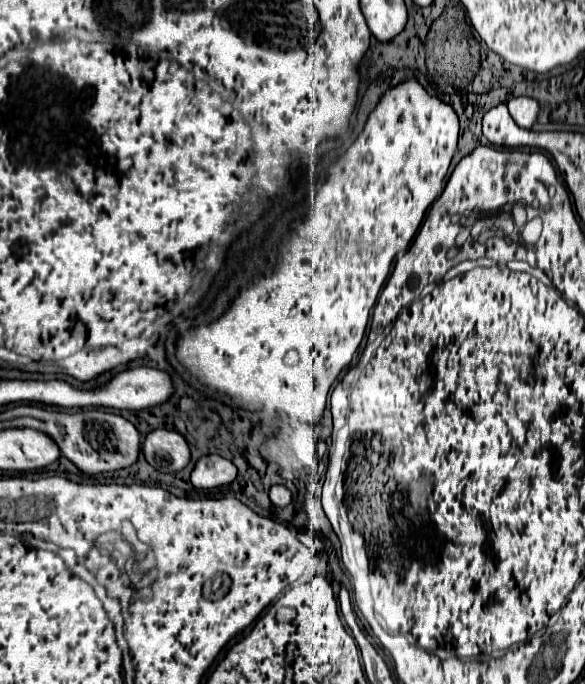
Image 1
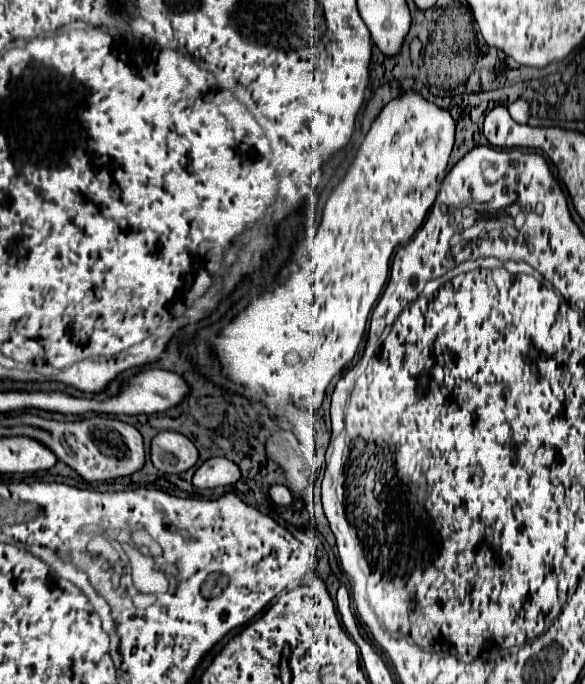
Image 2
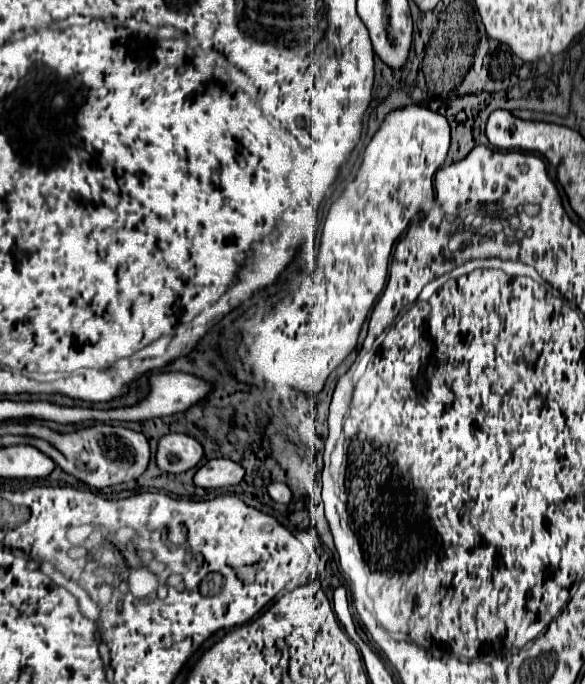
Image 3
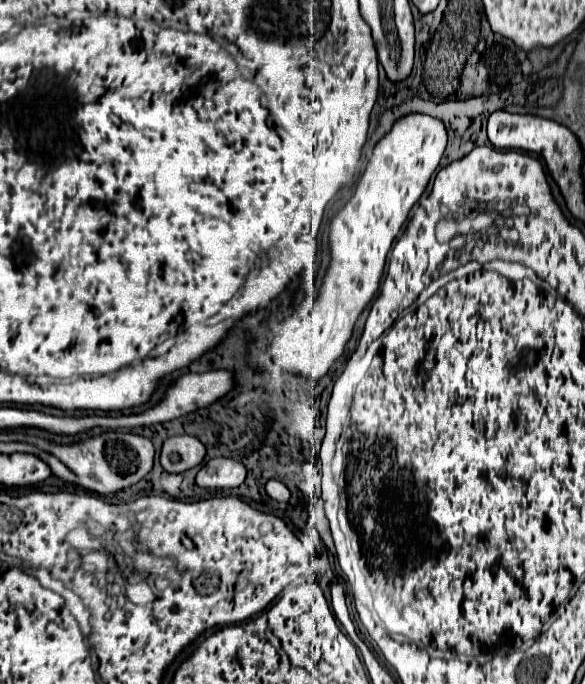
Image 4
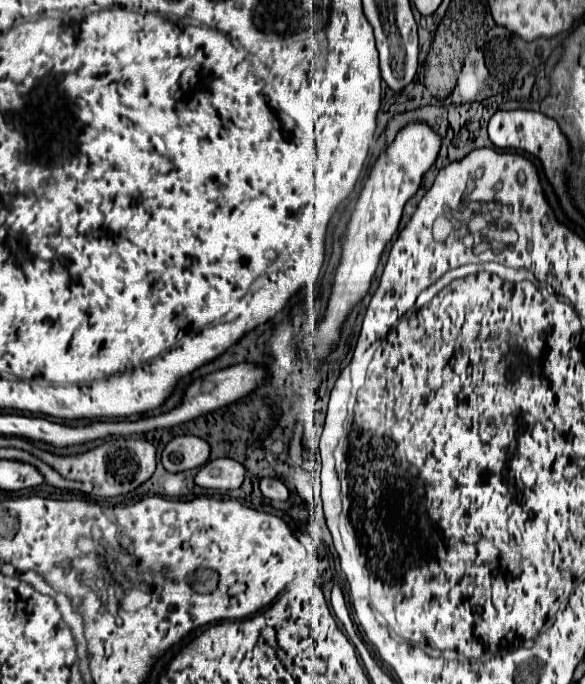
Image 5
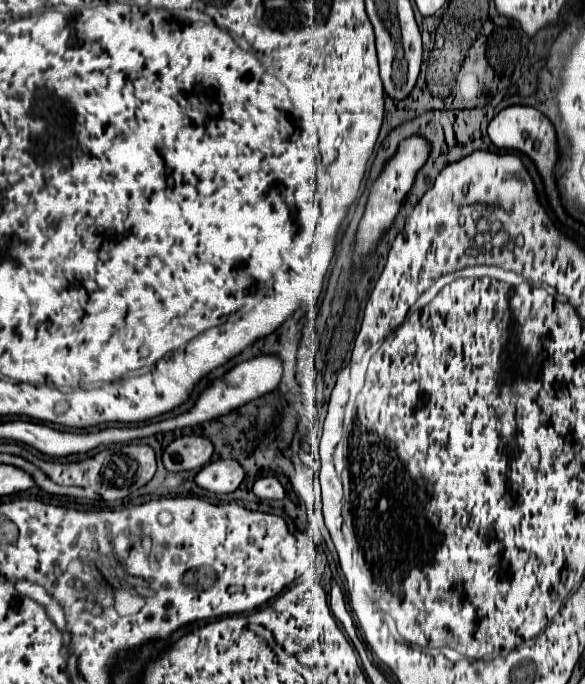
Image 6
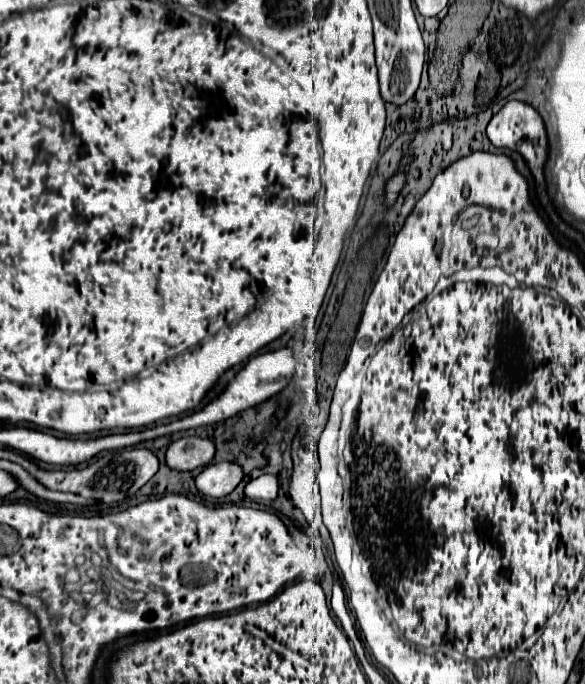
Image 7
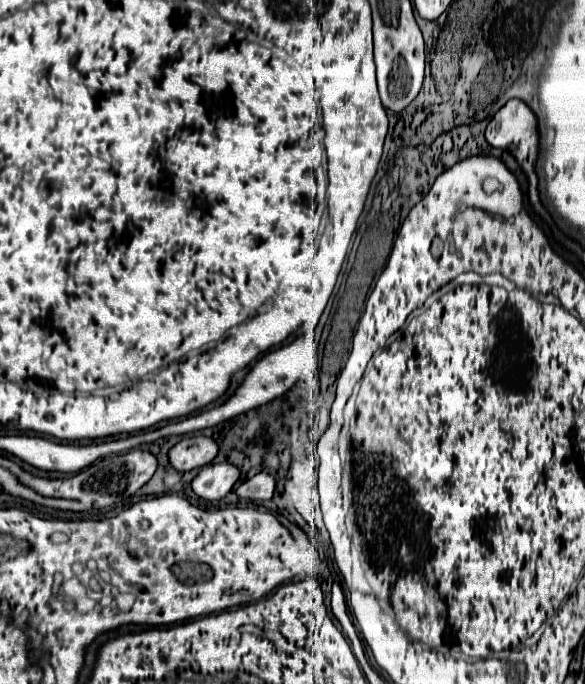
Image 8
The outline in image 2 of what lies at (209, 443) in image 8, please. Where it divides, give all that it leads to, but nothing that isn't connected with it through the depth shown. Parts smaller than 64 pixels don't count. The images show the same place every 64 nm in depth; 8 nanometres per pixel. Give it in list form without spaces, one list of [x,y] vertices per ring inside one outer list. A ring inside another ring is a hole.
[[[160,432],[152,440],[152,464],[164,474],[180,474],[198,462],[198,448],[194,442],[178,432]]]

